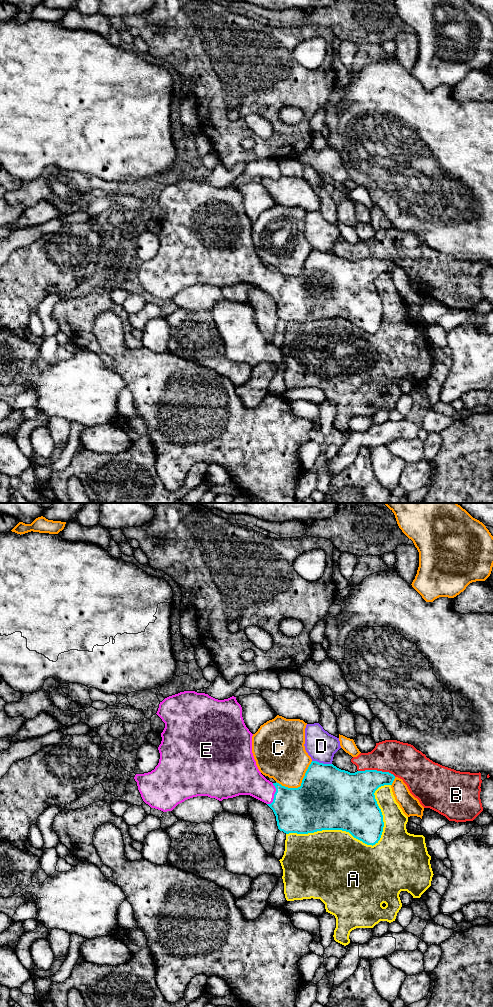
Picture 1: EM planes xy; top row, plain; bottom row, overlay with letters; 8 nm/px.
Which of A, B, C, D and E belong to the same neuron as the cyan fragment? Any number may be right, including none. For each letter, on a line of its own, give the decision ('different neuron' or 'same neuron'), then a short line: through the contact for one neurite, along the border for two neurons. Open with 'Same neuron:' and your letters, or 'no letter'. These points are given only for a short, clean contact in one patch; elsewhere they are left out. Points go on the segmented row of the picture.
Same neuron: E
A: different neuron
B: different neuron
C: different neuron
D: different neuron
E: same neuron; line xy (301, 810), (274, 795), (247, 780)

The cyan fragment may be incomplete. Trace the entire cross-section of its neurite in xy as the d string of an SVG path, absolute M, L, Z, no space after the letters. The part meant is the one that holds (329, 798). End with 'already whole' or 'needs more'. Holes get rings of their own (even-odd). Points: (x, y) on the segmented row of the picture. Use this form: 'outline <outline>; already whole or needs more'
outline M184 691L160 702L156 714L165 723L159 763L151 772L134 777L143 801L151 808L167 812L197 796L222 801L250 795L273 810L278 829L286 834L342 830L367 845L380 840L384 822L374 793L381 786L392 785L393 774L377 770L350 773L333 764L312 761L301 786L288 788L270 782L259 771L252 753L253 734L244 723L236 697L218 700L205 693Z; needs more

